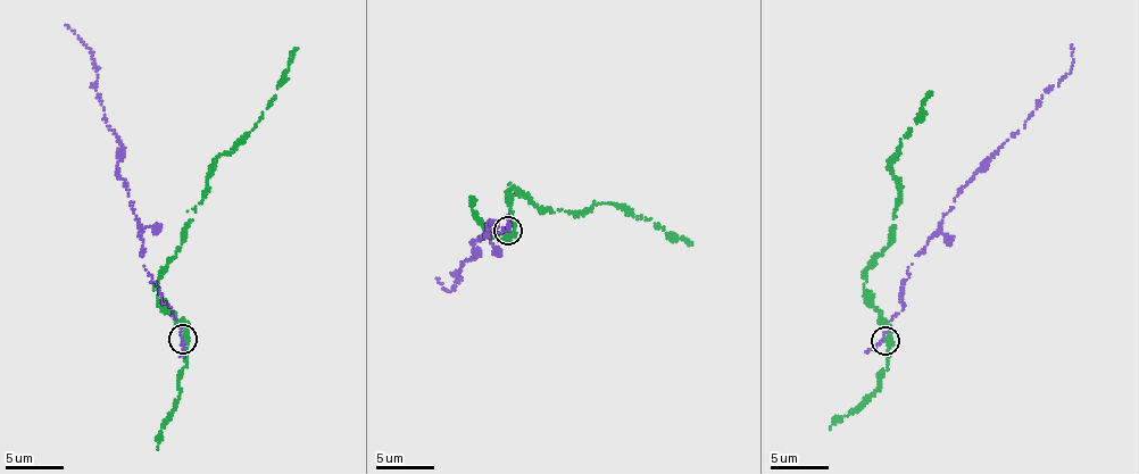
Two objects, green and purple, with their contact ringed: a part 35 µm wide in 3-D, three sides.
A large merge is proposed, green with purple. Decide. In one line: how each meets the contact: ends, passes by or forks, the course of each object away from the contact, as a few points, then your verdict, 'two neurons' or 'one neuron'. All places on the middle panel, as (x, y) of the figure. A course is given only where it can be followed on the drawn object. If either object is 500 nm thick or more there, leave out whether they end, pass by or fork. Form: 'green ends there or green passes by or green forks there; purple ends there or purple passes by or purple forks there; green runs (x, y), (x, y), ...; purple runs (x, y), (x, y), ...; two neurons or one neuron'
green passes by; purple ends there; green runs (508, 232), (513, 233), (508, 190), (515, 188), (538, 209), (568, 214), (618, 205), (692, 244); purple runs (508, 229), (501, 234), (489, 219), (488, 232), (473, 241), (477, 252), (463, 263), (450, 291), (435, 279); two neurons

